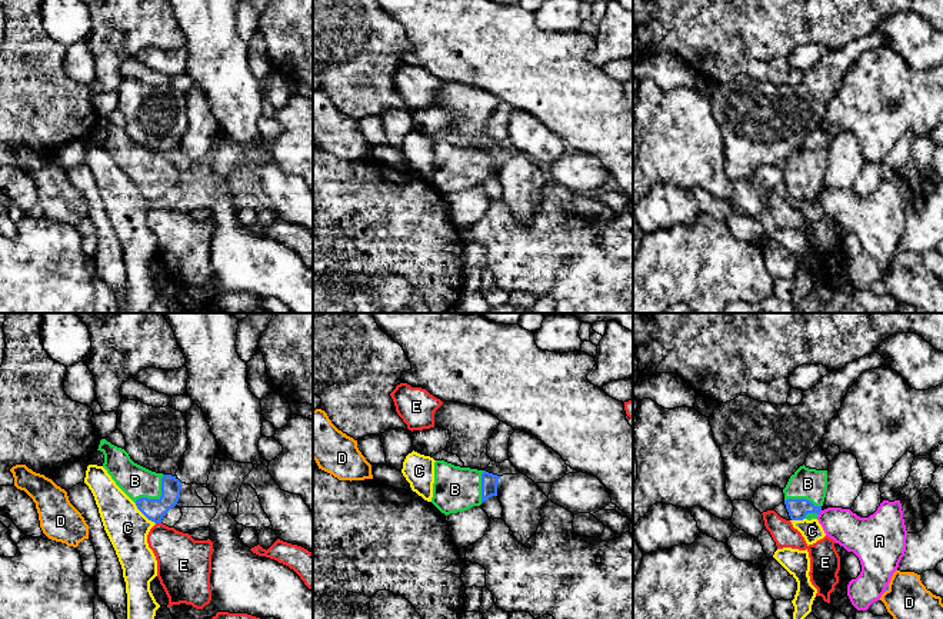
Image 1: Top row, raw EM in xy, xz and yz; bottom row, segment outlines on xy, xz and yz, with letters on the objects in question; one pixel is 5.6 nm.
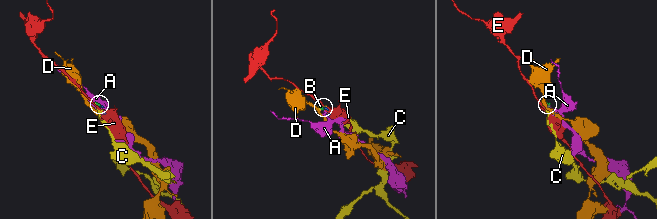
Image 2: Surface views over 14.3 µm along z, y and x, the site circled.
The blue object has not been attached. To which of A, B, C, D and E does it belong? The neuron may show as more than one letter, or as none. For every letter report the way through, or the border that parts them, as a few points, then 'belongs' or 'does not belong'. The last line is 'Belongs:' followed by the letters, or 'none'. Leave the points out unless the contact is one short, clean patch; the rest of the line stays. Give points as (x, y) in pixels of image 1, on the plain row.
A: does not belong
B: runs through xy (153, 189), (157, 179), (135, 160); belongs
C: border along xy (135, 183), (155, 203); does not belong
D: border along yz (889, 266), (885, 272); does not belong
E: does not belong
Belongs: B

